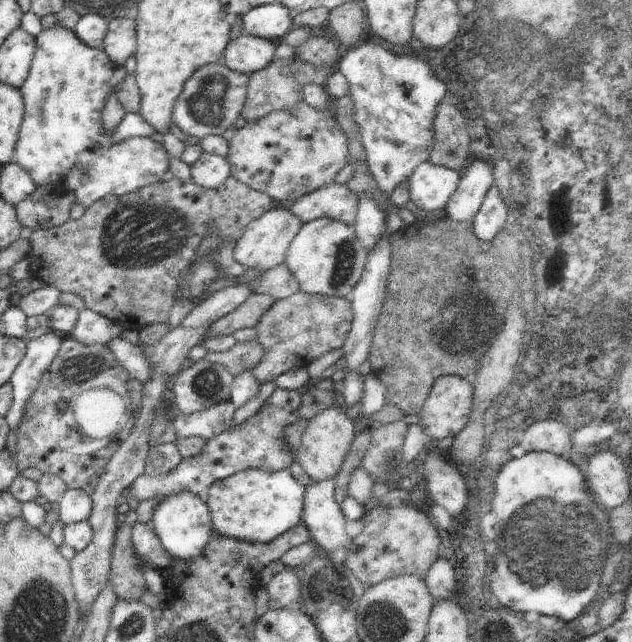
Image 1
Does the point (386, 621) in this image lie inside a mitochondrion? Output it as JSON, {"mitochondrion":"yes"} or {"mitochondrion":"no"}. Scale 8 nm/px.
{"mitochondrion":"yes"}

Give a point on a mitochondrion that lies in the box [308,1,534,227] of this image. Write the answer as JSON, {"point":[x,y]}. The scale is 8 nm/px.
{"point":[437,89]}

